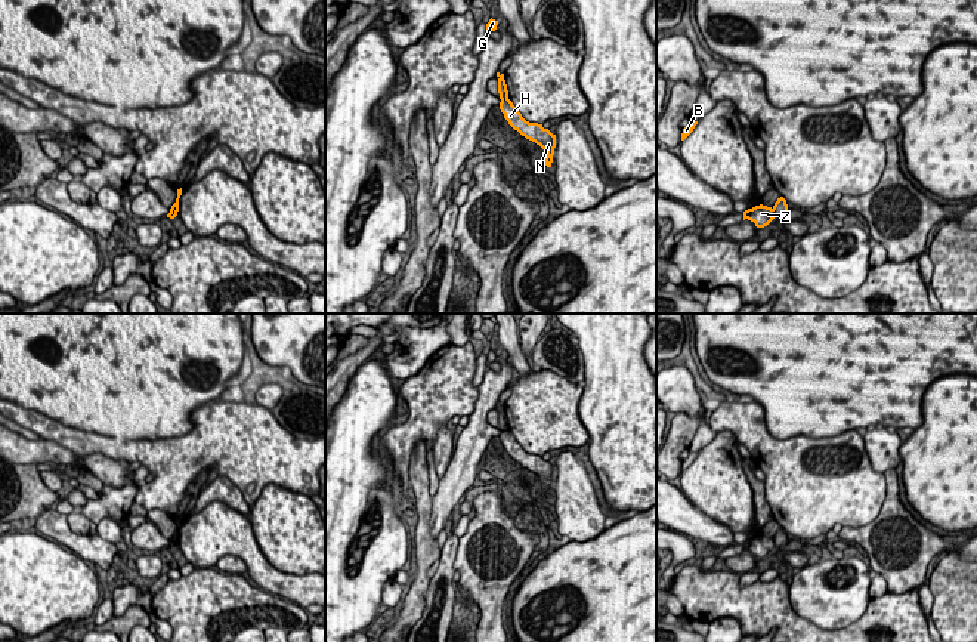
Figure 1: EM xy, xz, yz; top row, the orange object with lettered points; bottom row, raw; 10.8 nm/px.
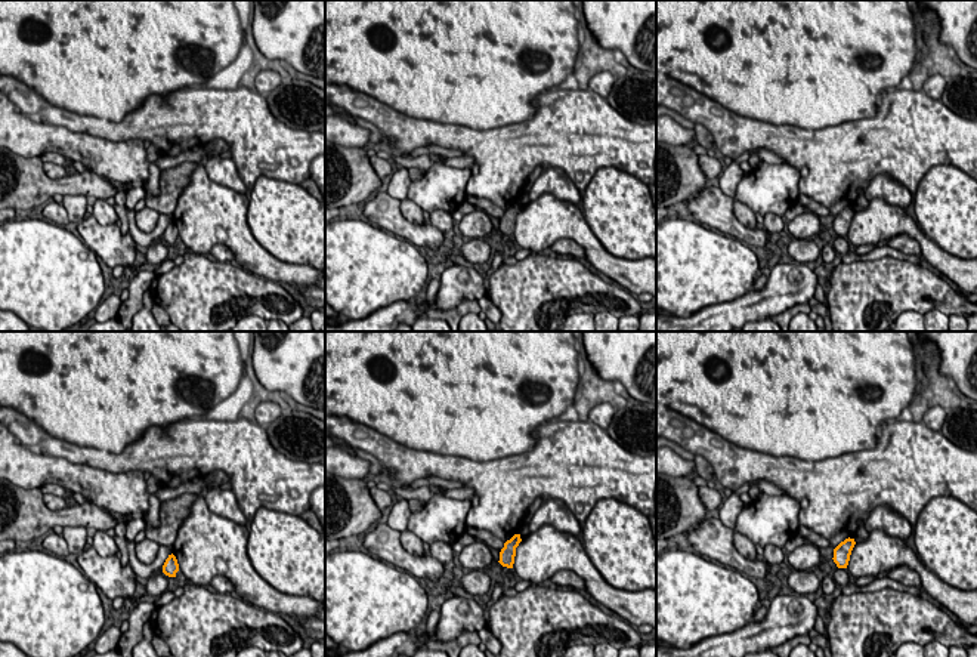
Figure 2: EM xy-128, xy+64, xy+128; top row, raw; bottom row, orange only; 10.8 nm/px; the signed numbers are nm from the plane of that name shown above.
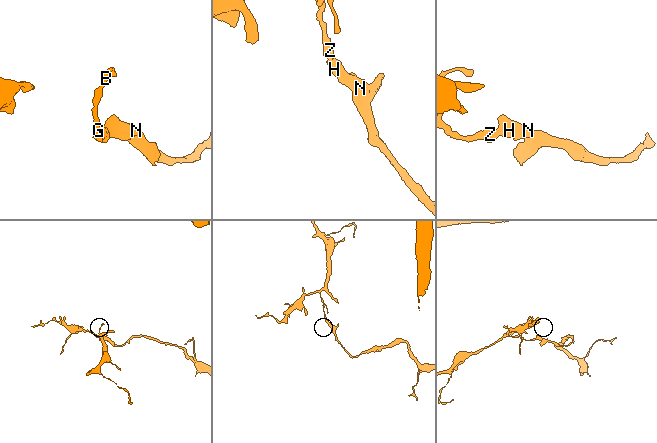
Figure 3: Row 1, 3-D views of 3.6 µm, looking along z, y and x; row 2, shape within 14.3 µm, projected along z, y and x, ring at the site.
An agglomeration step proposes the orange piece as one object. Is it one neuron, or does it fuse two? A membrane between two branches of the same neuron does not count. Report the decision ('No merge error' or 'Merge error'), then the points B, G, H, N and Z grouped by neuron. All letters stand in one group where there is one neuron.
Merge error. Groups: B G Z / H N

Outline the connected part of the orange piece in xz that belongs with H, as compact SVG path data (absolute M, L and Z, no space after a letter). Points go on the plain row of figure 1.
M508 429L501 430L500 441L514 462L539 476L547 484L544 493L547 499L551 499L556 479L556 466L553 466L548 460L544 460L542 456L526 453Z

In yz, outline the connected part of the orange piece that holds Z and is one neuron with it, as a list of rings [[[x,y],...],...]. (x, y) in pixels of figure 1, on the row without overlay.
[[[763,535],[743,543],[743,552],[748,550],[754,553],[757,559],[767,558],[775,549],[775,541]]]

